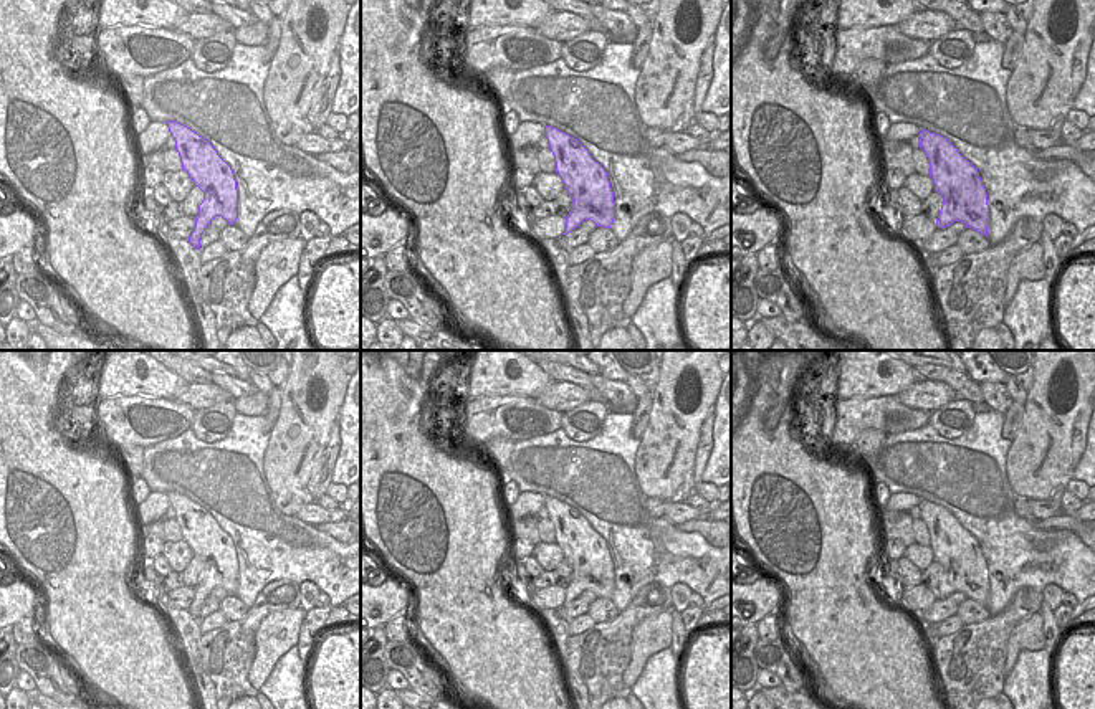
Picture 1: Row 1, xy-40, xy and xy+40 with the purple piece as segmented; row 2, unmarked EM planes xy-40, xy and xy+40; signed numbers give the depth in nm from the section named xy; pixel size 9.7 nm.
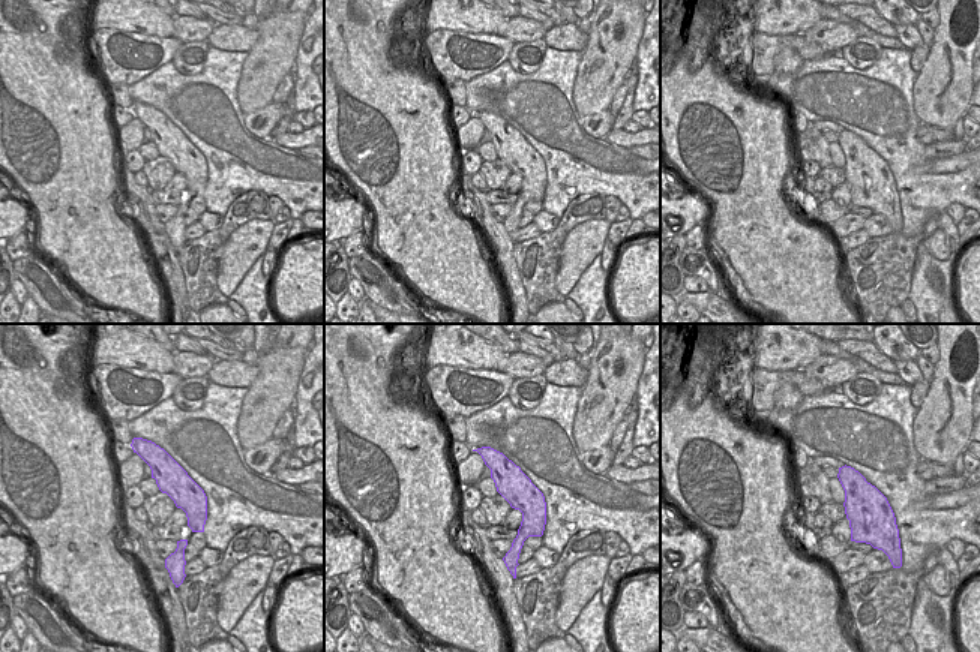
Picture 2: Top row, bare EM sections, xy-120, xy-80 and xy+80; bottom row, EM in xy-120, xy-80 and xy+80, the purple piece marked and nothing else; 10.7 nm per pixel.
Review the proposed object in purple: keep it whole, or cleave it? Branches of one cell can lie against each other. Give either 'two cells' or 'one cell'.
one cell

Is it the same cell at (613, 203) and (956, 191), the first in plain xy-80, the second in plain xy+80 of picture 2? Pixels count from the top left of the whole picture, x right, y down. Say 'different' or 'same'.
different

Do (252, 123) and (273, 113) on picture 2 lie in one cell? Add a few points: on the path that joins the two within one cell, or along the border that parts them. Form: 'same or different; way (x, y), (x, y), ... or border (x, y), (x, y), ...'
same; way (257, 123), (269, 116)

